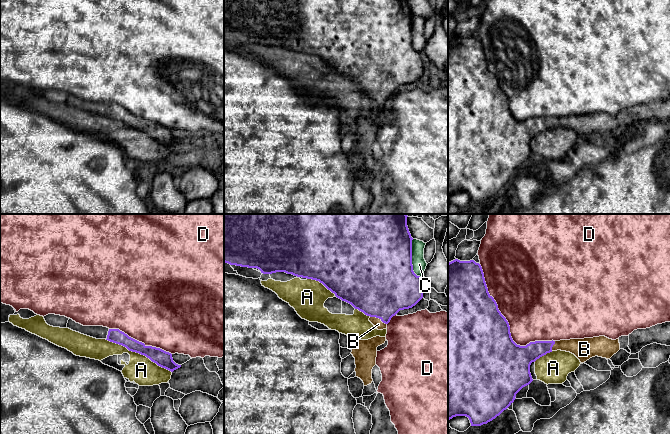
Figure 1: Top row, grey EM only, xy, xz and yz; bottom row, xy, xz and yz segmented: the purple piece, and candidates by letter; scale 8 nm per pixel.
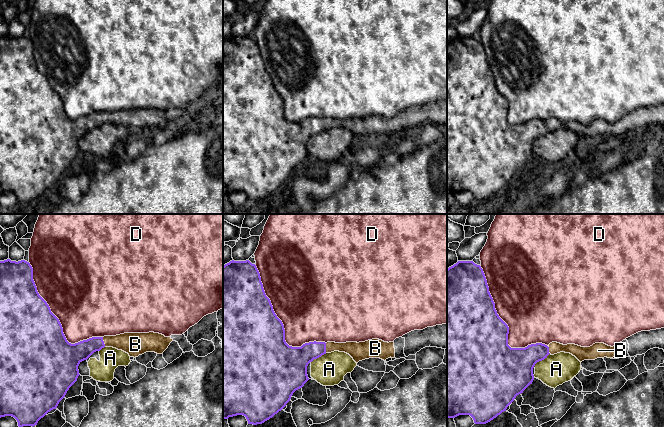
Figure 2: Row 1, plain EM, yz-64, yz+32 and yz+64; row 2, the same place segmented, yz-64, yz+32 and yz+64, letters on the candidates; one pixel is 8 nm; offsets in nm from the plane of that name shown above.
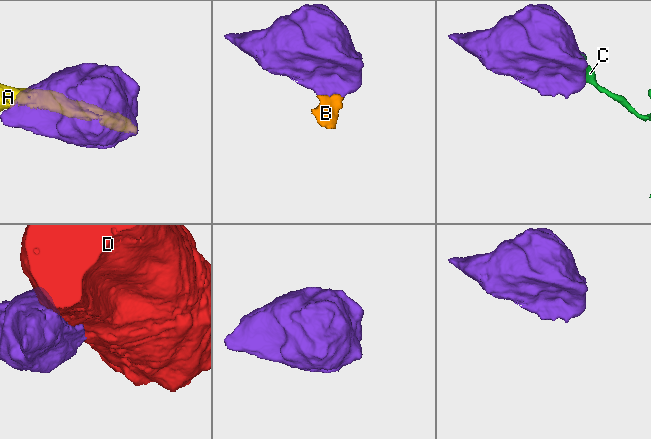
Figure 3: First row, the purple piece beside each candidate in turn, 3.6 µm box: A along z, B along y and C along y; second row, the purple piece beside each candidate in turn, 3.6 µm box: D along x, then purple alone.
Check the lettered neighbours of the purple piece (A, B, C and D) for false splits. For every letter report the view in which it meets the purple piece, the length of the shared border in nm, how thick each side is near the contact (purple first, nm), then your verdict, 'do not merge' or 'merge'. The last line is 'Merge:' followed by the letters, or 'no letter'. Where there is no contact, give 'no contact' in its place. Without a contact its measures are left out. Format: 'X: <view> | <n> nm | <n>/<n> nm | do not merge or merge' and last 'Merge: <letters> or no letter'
A: xy | 600 nm | 130/220 nm | do not merge
B: xz | 150 nm | 500/80 nm | merge
C: xz | 320 nm | 500/110 nm | do not merge
D: yz | 850 nm | 500/480 nm | do not merge
Merge: B

